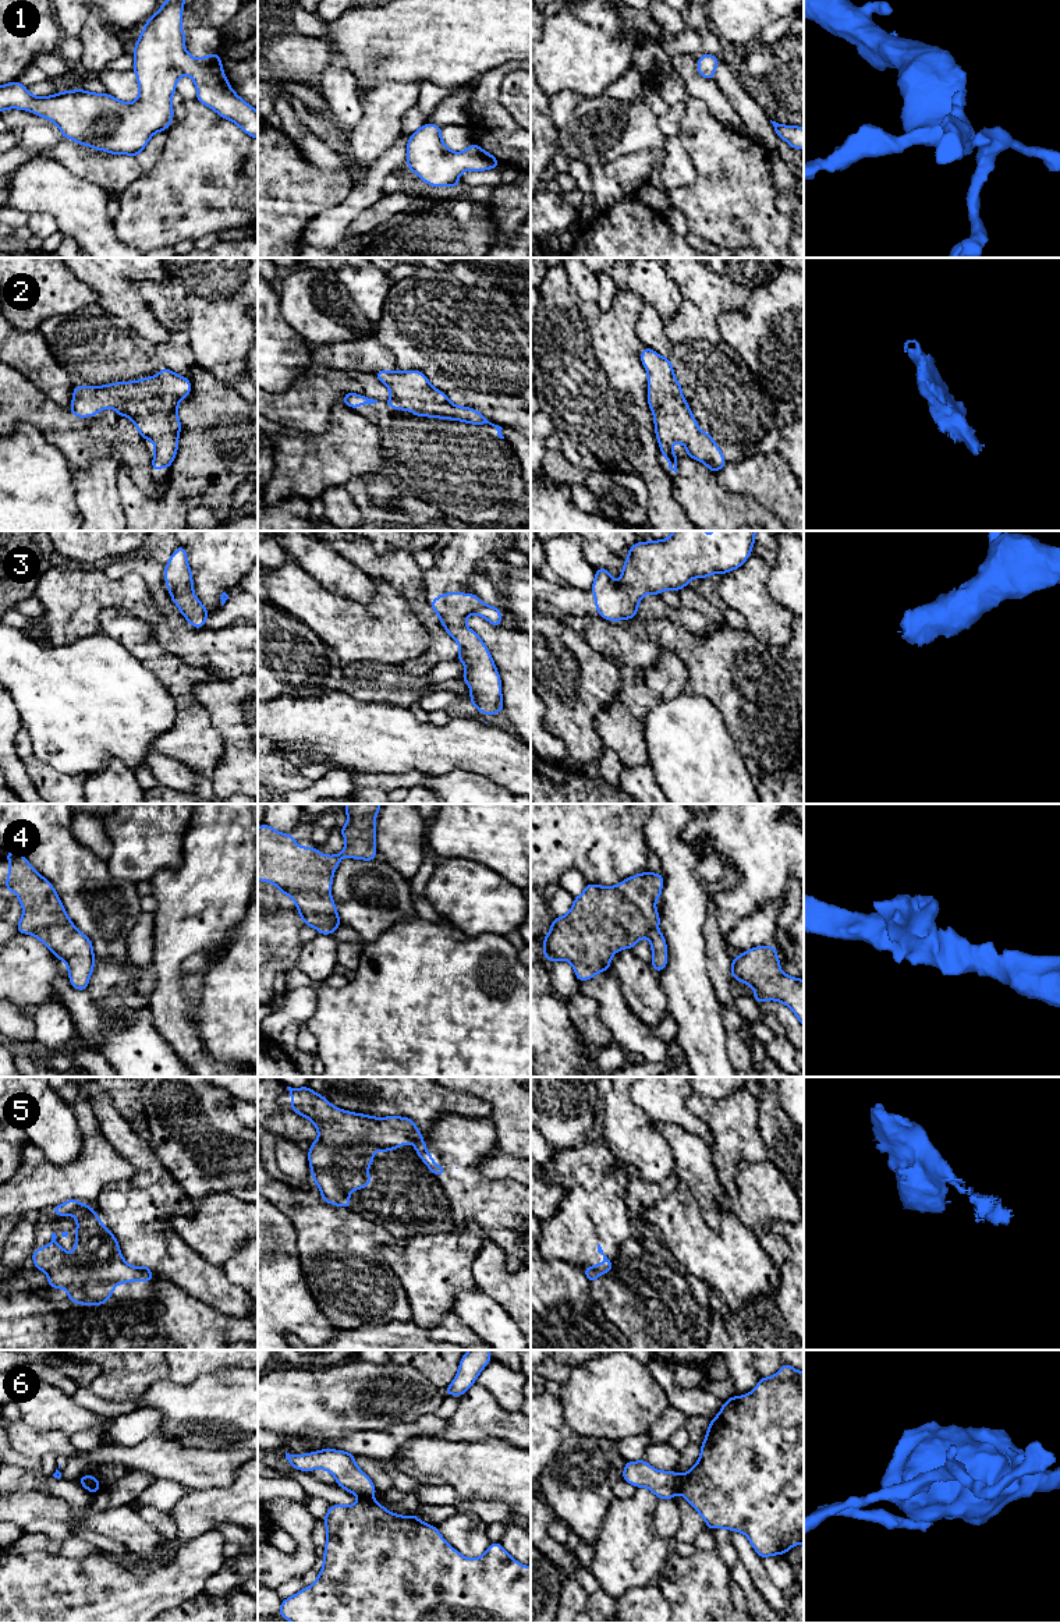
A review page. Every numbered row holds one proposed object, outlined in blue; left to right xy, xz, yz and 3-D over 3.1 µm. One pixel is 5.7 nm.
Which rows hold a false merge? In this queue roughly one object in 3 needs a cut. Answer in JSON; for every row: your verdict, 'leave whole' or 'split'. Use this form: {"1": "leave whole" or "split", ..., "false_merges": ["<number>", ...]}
{"1": "leave whole", "2": "leave whole", "3": "leave whole", "4": "leave whole", "5": "split", "6": "split", "false_merges": ["5", "6"]}

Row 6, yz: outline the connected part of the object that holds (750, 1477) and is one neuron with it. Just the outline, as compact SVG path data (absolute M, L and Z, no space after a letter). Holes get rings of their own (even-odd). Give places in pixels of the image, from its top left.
M783 1364L776 1375L761 1378L756 1388L745 1396L733 1396L723 1403L722 1410L710 1421L706 1438L701 1445L701 1457L695 1466L680 1475L680 1493L703 1517L709 1530L727 1528L747 1535L755 1552L763 1559L772 1555L786 1555L794 1545L804 1544L804 1372Z

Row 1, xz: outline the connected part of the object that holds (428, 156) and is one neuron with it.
M430 123L410 137L407 156L407 167L432 187L458 188L464 170L483 171L500 164L475 142L461 153L450 150L442 141L442 127Z

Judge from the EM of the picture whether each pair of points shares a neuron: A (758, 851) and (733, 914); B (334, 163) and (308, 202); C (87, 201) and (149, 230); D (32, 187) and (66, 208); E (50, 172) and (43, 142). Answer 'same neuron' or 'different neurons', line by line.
A: same neuron
B: different neurons
C: different neurons
D: same neuron
E: different neurons

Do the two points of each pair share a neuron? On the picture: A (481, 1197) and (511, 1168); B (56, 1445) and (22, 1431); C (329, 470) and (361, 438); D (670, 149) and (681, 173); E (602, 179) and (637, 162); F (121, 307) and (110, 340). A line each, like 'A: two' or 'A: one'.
A: two
B: one
C: one
D: one
E: one
F: two

